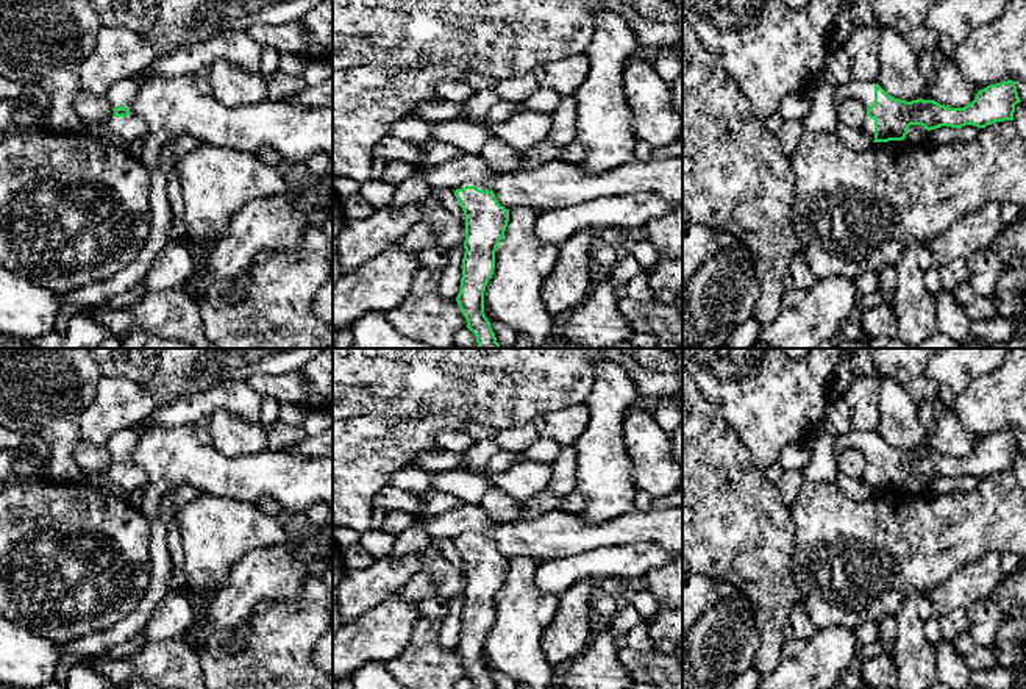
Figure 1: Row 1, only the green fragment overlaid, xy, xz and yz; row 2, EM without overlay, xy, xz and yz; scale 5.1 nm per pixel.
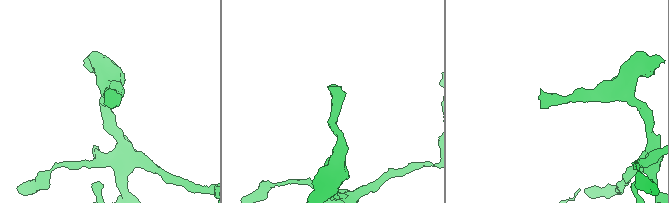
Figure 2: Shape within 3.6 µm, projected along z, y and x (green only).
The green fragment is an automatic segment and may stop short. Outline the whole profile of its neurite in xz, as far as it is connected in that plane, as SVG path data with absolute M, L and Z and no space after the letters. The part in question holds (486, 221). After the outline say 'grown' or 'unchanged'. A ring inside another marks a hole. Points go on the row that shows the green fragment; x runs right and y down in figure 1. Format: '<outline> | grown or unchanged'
M468 181L454 189L465 216L465 241L461 289L456 302L476 336L478 348L500 348L484 314L484 291L495 269L495 252L509 222L509 209L501 206L492 186Z | grown

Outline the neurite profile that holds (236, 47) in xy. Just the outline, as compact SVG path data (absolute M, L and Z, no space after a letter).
M225 30L208 41L183 47L147 67L147 78L180 78L203 75L223 59L247 72L259 73L261 45L247 31Z

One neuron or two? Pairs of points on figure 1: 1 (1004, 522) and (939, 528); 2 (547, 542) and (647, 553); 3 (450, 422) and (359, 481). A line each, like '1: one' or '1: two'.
1: one
2: two
3: one

